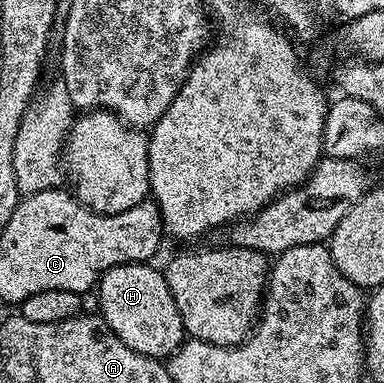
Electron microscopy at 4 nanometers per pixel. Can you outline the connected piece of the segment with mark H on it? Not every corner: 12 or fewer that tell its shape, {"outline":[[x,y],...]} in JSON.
{"outline":[[108,269],[100,314],[128,349],[162,361],[184,341],[165,274]]}

